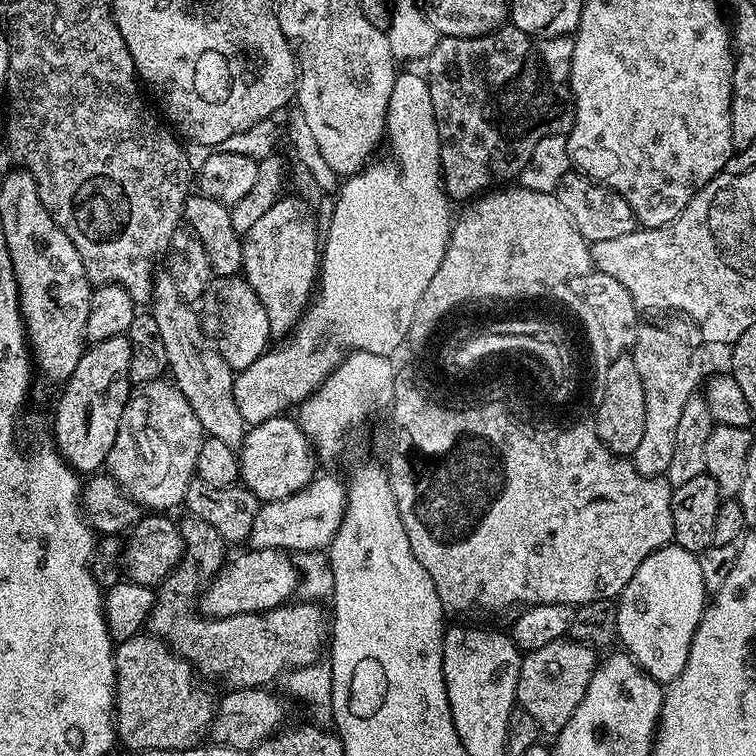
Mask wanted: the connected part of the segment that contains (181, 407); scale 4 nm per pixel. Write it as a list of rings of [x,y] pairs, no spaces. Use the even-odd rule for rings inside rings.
[[[161,378],[141,384],[129,395],[122,410],[122,418],[118,422],[118,434],[108,455],[107,475],[112,476],[120,489],[135,504],[140,505],[141,509],[151,510],[156,514],[167,513],[169,511],[167,508],[179,509],[184,502],[186,486],[190,486],[195,477],[198,450],[202,450],[205,435],[202,422],[198,422],[190,402],[186,402],[182,390],[171,379]]]

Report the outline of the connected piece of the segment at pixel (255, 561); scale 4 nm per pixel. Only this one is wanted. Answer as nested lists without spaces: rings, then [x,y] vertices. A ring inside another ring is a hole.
[[[252,548],[237,560],[229,559],[217,576],[212,577],[198,600],[203,615],[217,620],[251,612],[271,612],[297,595],[302,573],[289,553],[265,548]]]

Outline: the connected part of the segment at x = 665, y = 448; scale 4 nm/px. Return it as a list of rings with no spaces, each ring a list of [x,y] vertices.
[[[648,322],[641,323],[636,345],[630,354],[642,378],[642,390],[646,390],[646,426],[642,426],[642,442],[638,450],[632,452],[630,459],[644,476],[664,476],[670,466],[670,457],[674,454],[674,430],[678,430],[682,406],[697,395],[699,388],[696,387],[699,384],[701,387],[705,379],[704,356],[670,329],[659,328]]]

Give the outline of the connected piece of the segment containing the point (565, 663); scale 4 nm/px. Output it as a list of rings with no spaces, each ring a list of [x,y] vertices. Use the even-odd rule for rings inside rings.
[[[568,638],[549,642],[547,646],[542,646],[542,650],[529,652],[521,659],[516,703],[526,710],[526,714],[533,716],[545,737],[555,738],[562,726],[570,722],[574,710],[578,710],[586,694],[586,686],[590,686],[597,663],[597,649]]]

